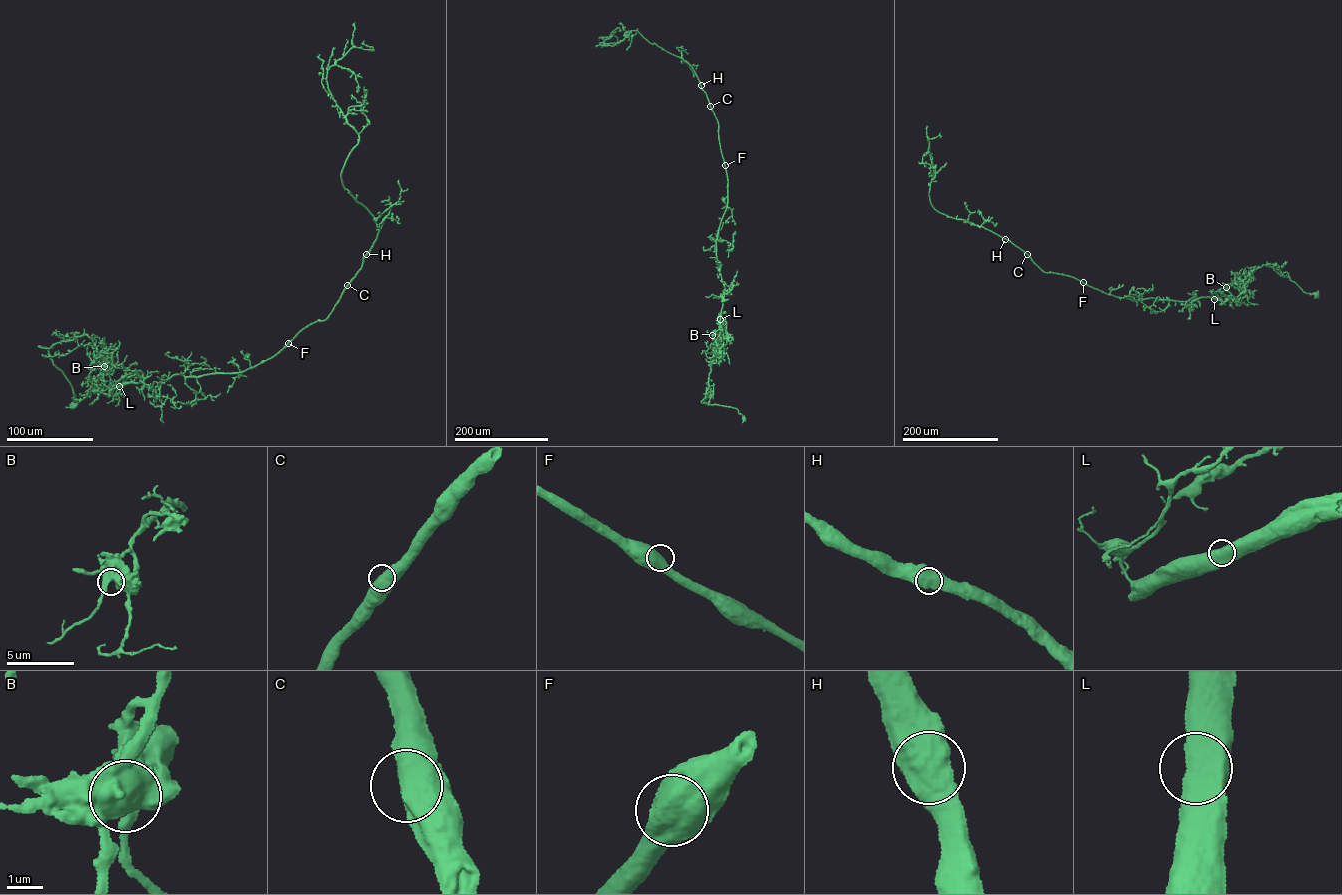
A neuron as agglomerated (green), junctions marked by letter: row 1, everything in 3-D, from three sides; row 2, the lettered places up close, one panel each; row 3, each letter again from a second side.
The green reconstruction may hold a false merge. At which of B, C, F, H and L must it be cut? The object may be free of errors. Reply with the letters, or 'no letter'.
no letter

